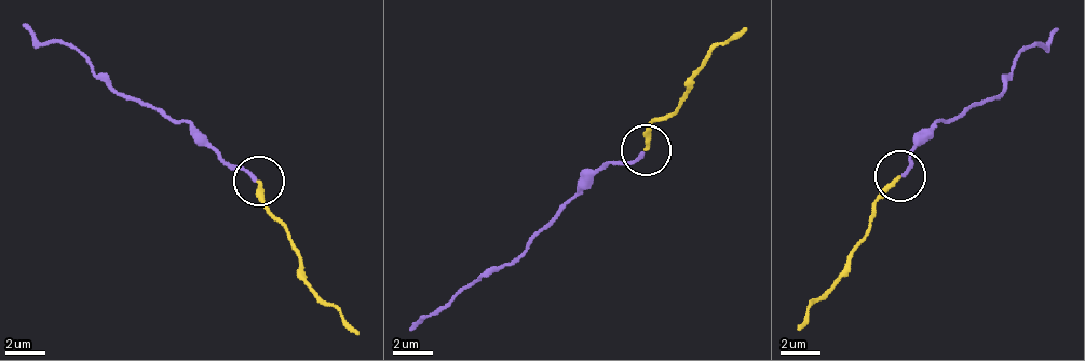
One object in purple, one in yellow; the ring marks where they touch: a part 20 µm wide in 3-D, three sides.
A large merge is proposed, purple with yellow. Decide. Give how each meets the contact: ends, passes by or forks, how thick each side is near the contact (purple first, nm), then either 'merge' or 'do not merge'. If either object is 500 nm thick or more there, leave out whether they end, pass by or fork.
purple ends; yellow ends; calibres 180 and 220 nm; do not merge

